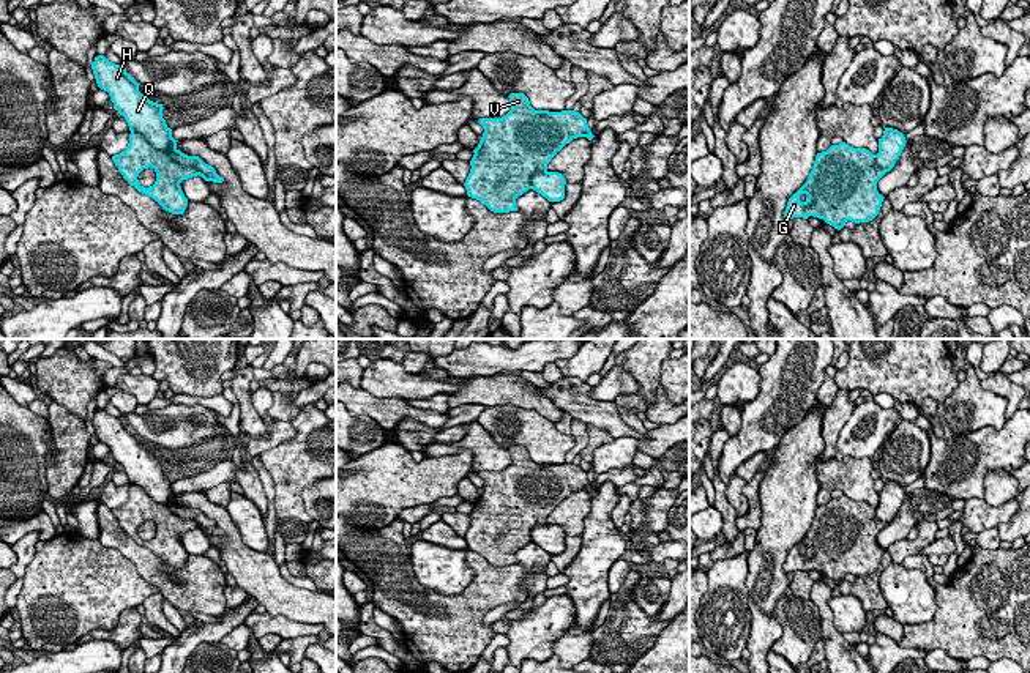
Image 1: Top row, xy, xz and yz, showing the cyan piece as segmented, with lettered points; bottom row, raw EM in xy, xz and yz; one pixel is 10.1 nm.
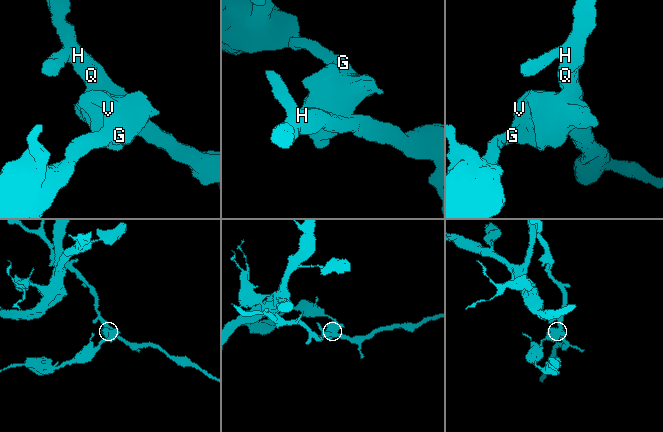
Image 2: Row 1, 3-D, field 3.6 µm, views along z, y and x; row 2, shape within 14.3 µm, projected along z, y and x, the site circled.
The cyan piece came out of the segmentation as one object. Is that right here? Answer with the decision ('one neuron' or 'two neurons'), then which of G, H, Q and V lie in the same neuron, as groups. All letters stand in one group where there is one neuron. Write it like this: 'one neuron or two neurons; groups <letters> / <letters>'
two neurons; groups G V / H Q

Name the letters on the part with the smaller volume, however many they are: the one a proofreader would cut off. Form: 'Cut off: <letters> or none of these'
Cut off: H, Q

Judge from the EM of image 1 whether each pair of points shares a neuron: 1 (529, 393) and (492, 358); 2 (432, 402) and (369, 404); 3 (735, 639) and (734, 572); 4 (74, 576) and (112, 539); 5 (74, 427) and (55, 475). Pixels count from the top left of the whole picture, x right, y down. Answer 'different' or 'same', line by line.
1: different
2: different
3: same
4: different
5: same

